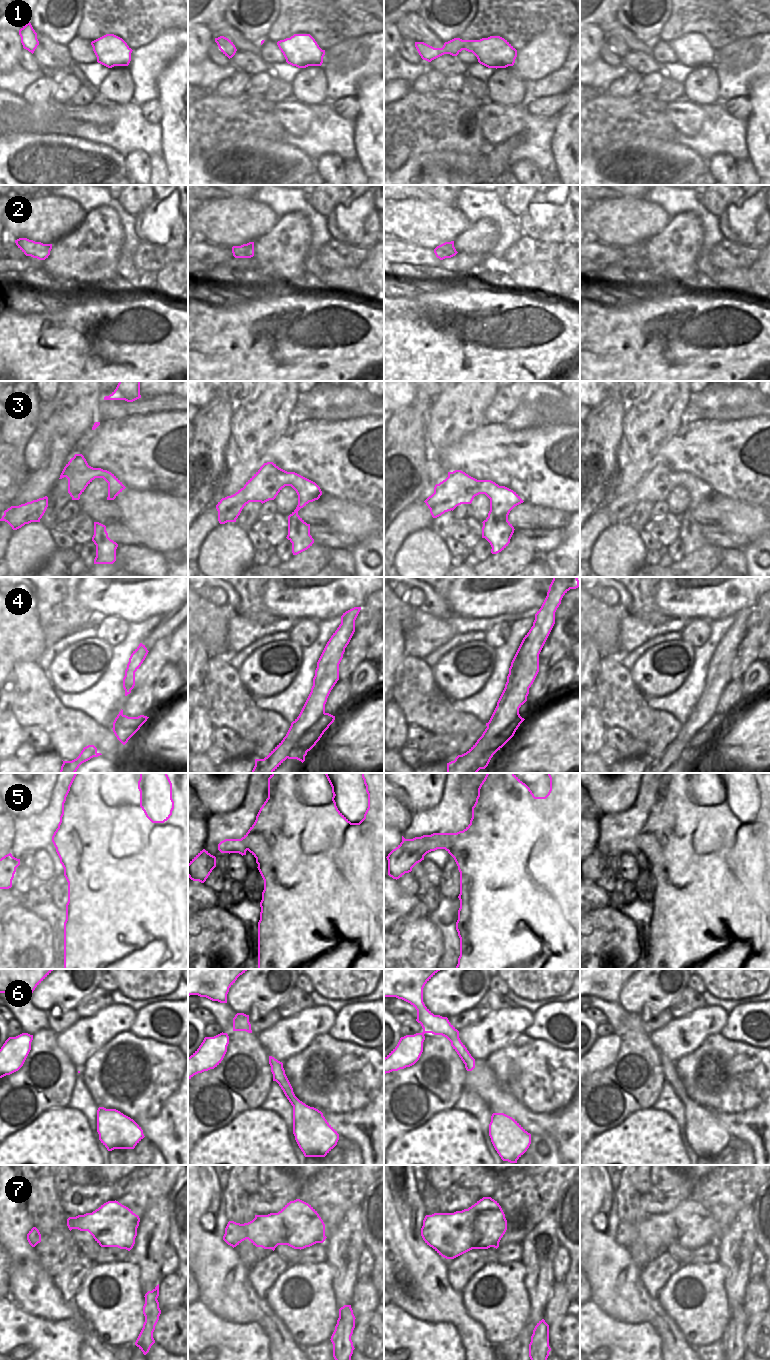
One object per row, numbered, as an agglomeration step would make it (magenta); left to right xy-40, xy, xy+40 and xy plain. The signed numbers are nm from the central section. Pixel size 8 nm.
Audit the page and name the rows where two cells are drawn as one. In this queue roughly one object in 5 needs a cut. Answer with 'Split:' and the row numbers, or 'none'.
Split: none

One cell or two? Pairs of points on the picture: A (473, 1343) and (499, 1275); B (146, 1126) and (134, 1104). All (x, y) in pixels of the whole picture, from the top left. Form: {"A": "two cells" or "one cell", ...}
{"A": "two cells", "B": "two cells"}

